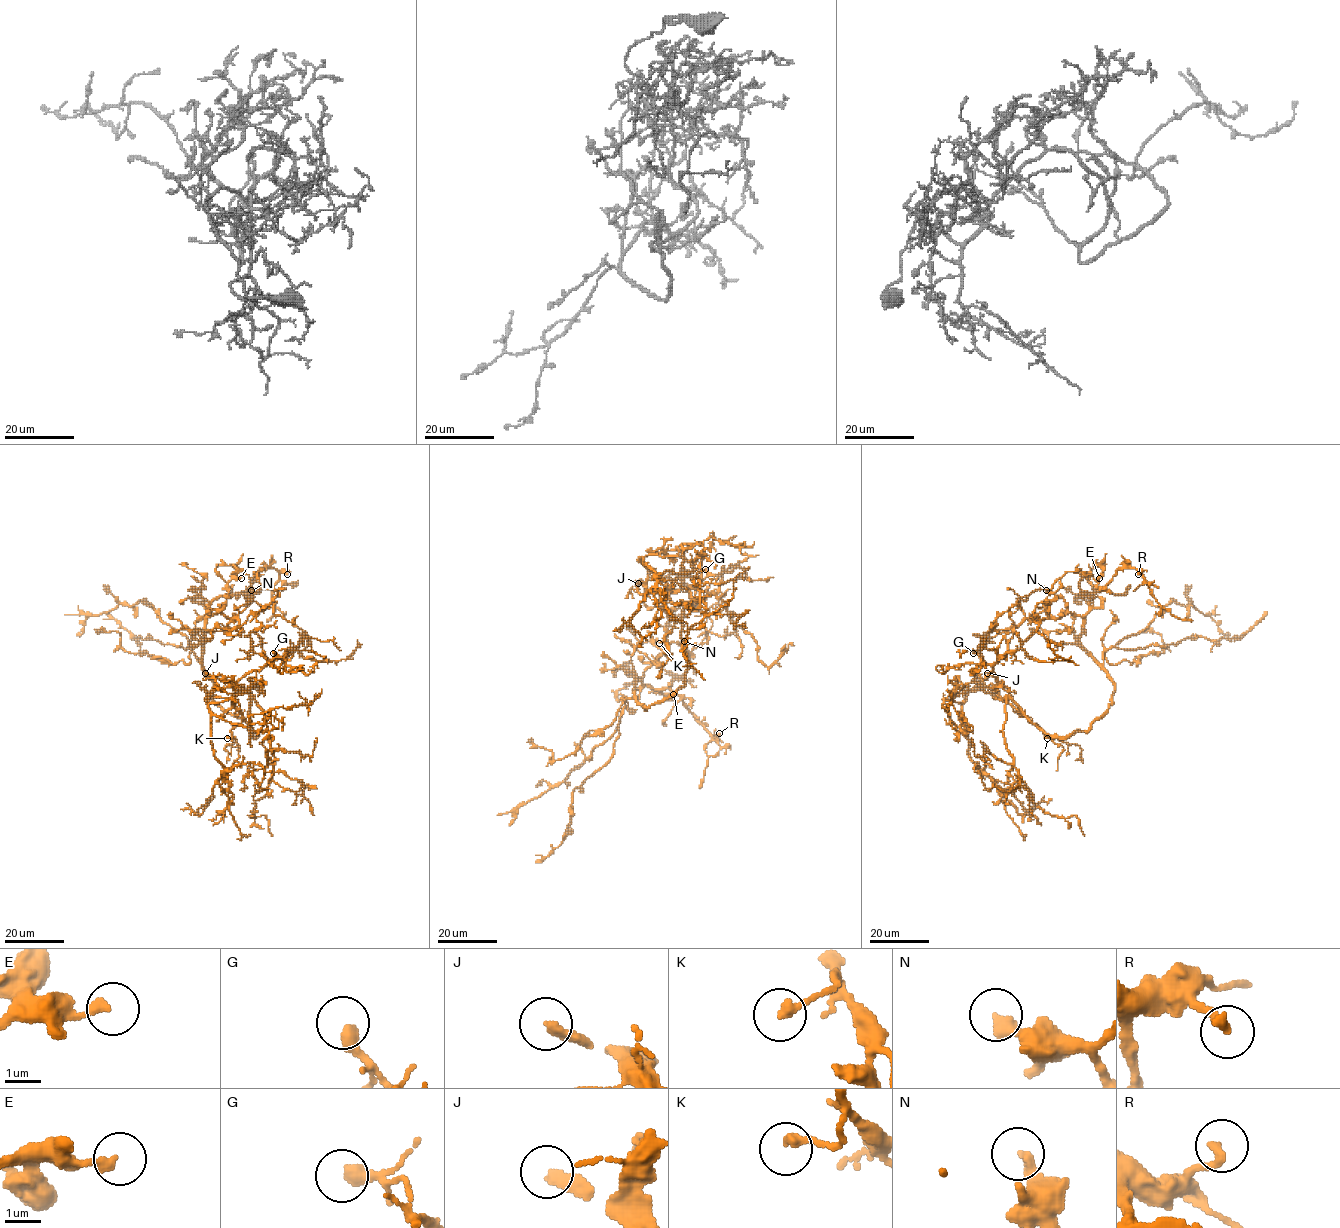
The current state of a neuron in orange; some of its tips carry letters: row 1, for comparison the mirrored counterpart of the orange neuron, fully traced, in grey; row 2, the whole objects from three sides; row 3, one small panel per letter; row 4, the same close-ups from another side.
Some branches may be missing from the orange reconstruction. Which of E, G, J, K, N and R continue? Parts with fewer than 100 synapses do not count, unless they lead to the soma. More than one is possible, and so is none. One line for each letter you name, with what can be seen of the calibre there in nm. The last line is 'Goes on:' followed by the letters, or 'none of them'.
J: calibre 320 nm
Goes on: J

